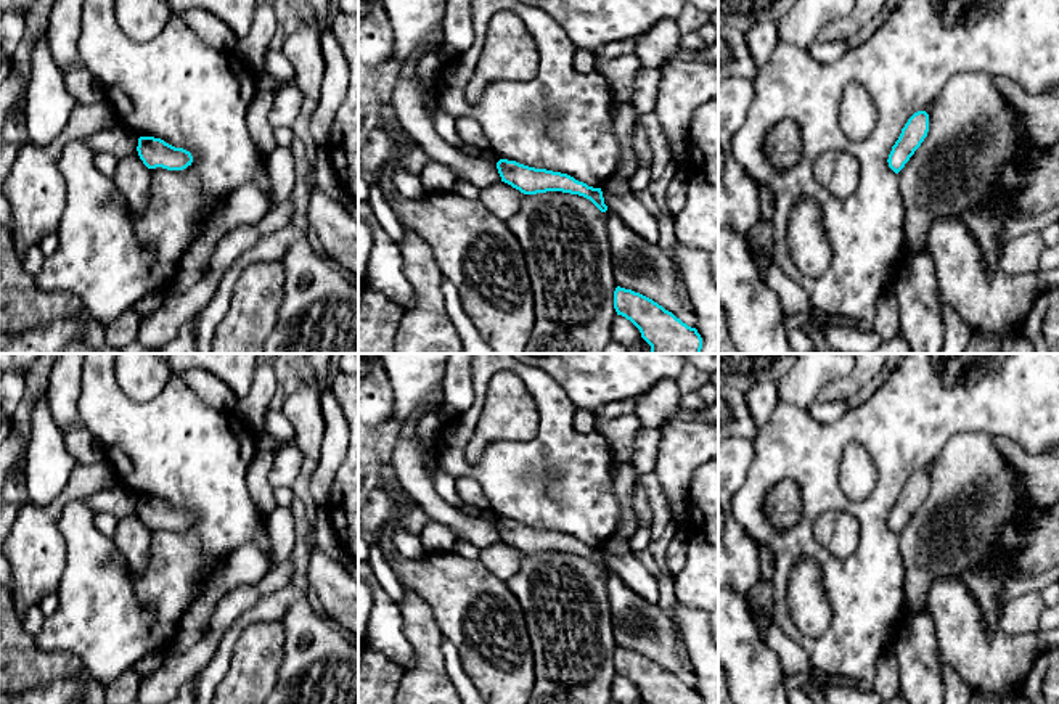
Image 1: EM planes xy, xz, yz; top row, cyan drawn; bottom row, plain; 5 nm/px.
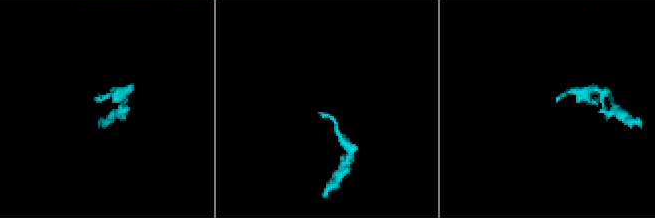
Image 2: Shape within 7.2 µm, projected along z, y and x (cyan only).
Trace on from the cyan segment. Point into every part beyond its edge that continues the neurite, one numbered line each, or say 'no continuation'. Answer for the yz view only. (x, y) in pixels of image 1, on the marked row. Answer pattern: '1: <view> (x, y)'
no continuation

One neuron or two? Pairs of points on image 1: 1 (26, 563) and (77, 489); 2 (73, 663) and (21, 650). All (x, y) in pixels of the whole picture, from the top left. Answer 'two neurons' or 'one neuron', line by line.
1: one neuron
2: one neuron

